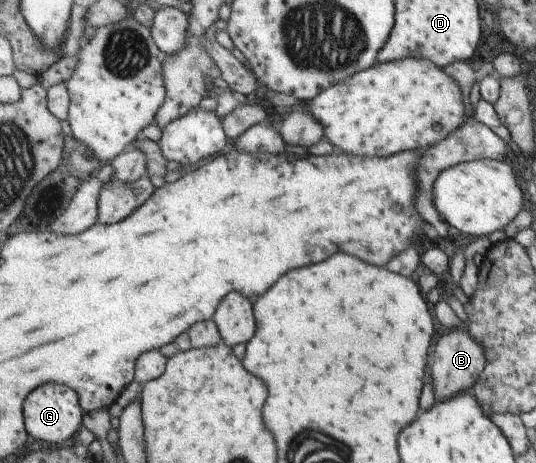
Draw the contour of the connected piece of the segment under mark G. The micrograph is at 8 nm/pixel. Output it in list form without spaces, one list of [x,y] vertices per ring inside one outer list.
[[[47,384],[35,390],[31,398],[27,398],[24,417],[27,421],[27,432],[31,436],[49,444],[61,444],[69,441],[69,438],[73,438],[81,430],[84,413],[78,391],[63,384]]]

